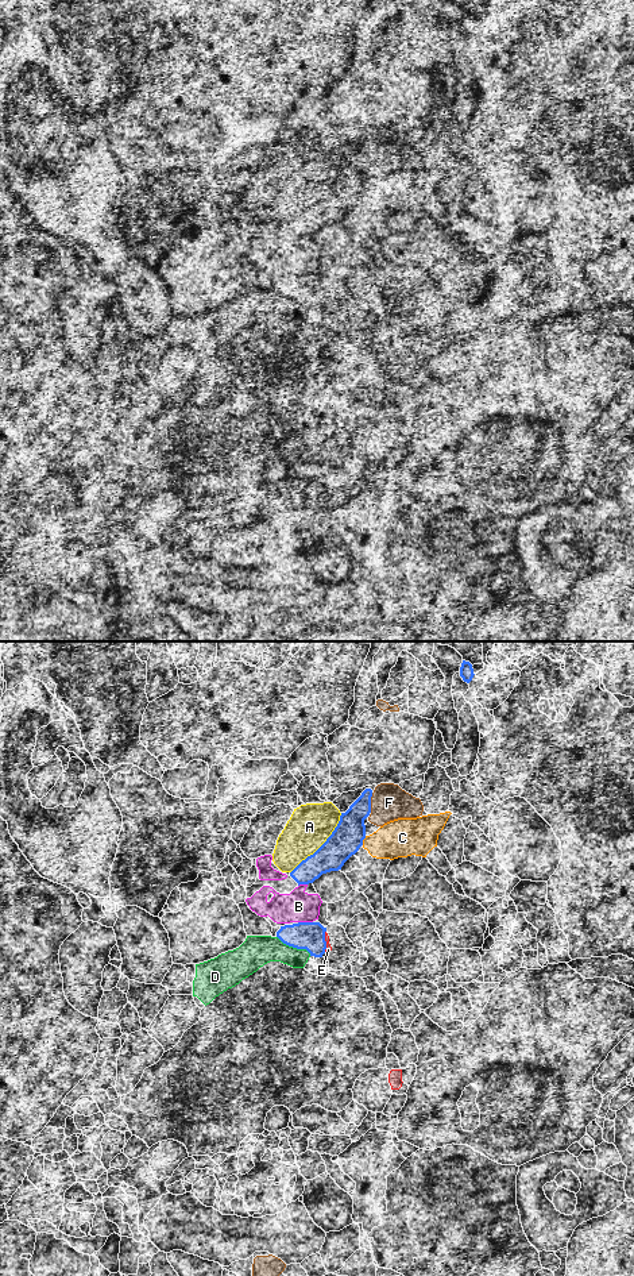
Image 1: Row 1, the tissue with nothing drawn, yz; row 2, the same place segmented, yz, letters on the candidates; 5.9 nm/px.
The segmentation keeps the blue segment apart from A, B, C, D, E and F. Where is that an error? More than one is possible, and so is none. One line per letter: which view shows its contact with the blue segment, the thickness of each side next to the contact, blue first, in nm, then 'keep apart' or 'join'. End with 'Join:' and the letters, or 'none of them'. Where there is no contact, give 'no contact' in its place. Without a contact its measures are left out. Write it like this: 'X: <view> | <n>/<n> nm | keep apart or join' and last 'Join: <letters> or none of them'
A: yz | 190/260 nm | keep apart
B: yz | 170/190 nm | keep apart
C: yz | 190/240 nm | keep apart
D: yz | 170/190 nm | keep apart
E: yz | 170/40 nm | join
F: yz | 190/220 nm | keep apart
Join: E

